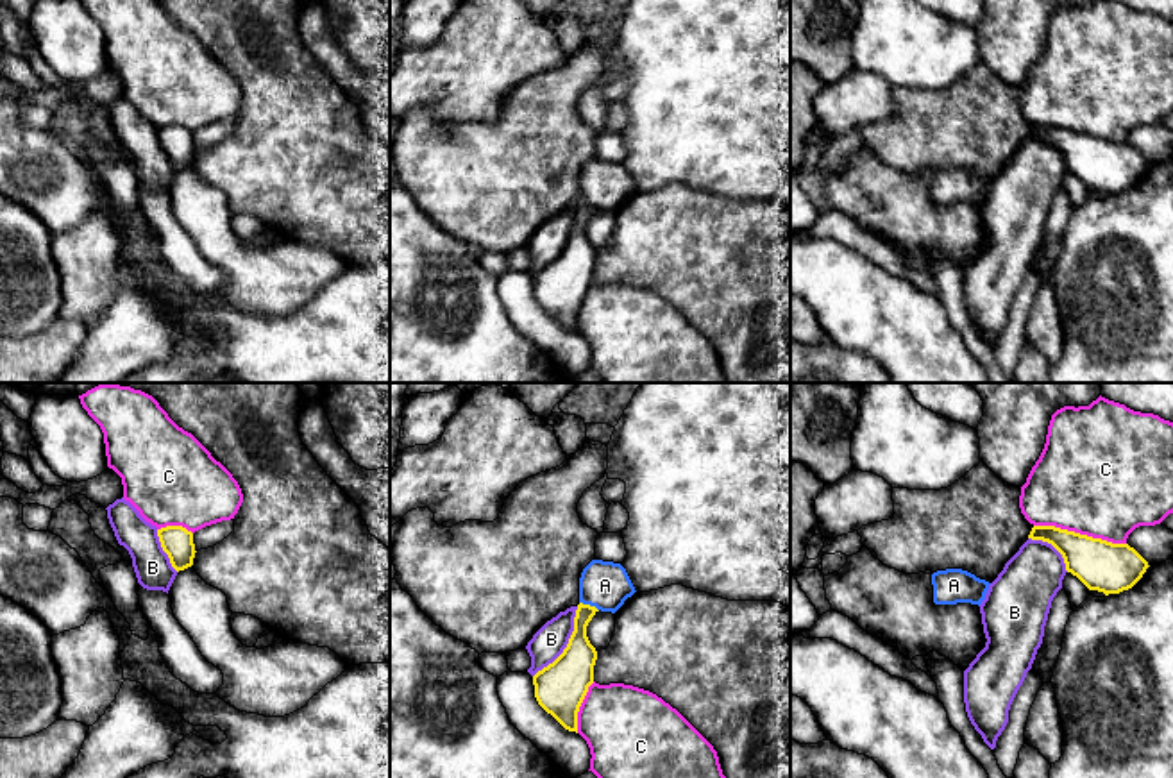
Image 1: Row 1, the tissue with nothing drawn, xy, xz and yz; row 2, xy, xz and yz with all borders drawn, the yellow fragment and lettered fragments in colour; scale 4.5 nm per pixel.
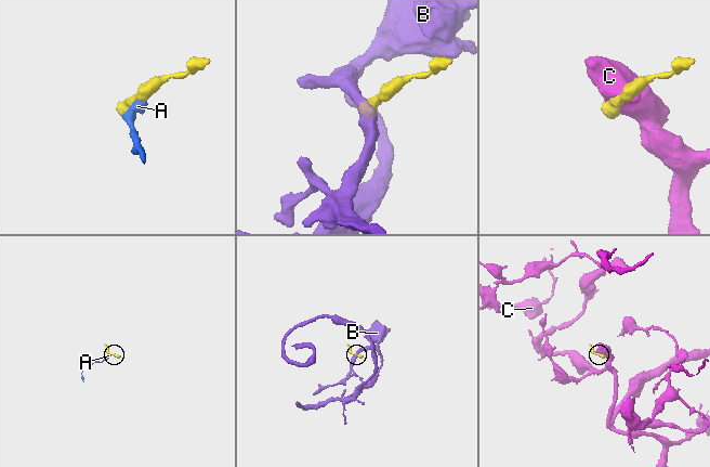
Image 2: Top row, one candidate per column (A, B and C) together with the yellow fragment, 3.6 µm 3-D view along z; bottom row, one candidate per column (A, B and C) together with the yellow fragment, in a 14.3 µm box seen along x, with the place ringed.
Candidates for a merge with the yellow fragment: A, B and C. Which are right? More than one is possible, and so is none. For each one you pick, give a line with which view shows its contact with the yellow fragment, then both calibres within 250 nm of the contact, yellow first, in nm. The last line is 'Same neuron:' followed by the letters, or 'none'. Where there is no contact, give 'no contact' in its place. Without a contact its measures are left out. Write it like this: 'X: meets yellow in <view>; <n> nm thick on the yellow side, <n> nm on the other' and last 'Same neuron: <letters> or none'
Same neuron: none

